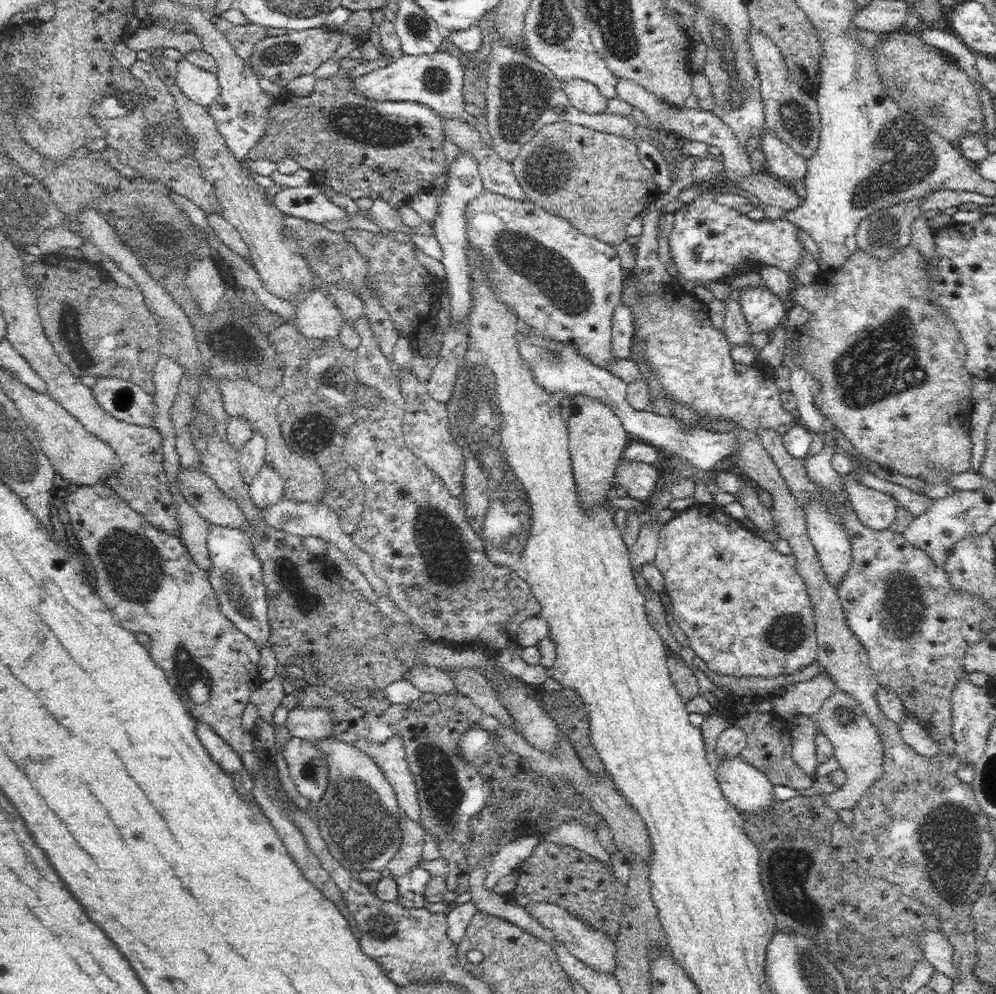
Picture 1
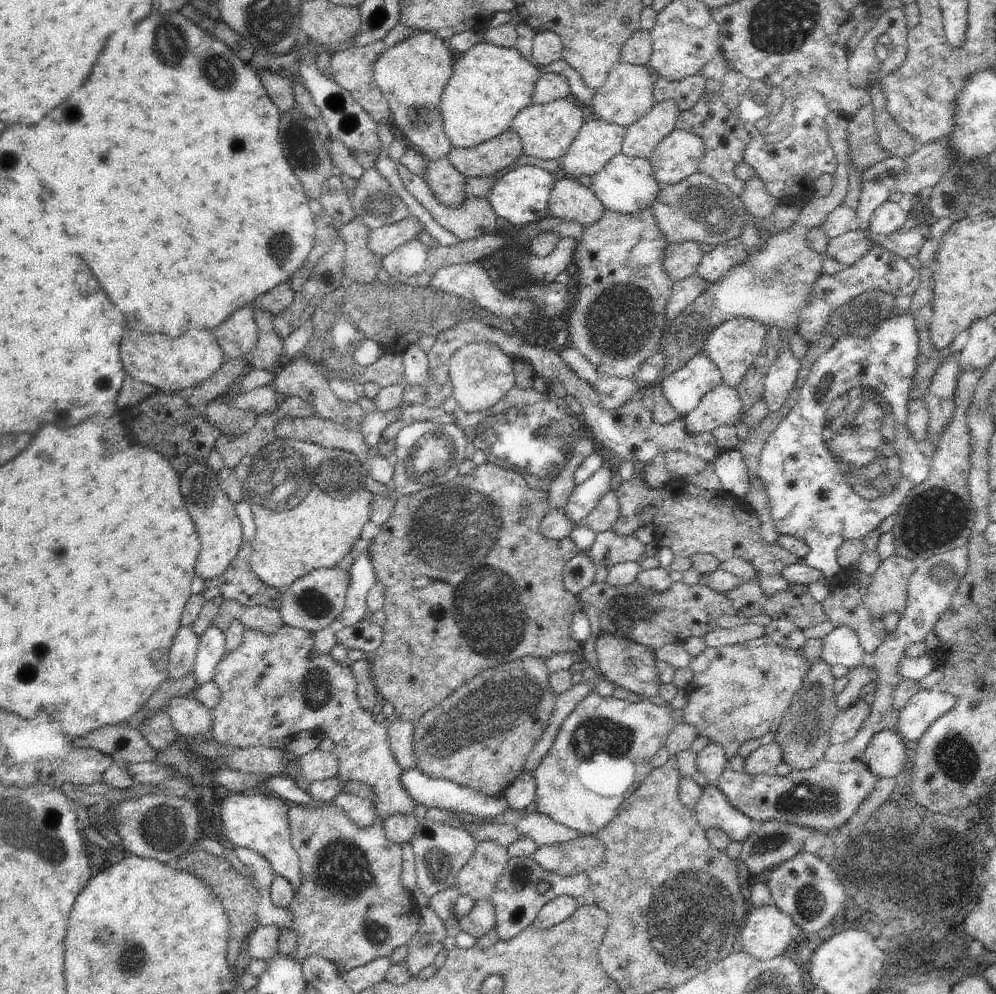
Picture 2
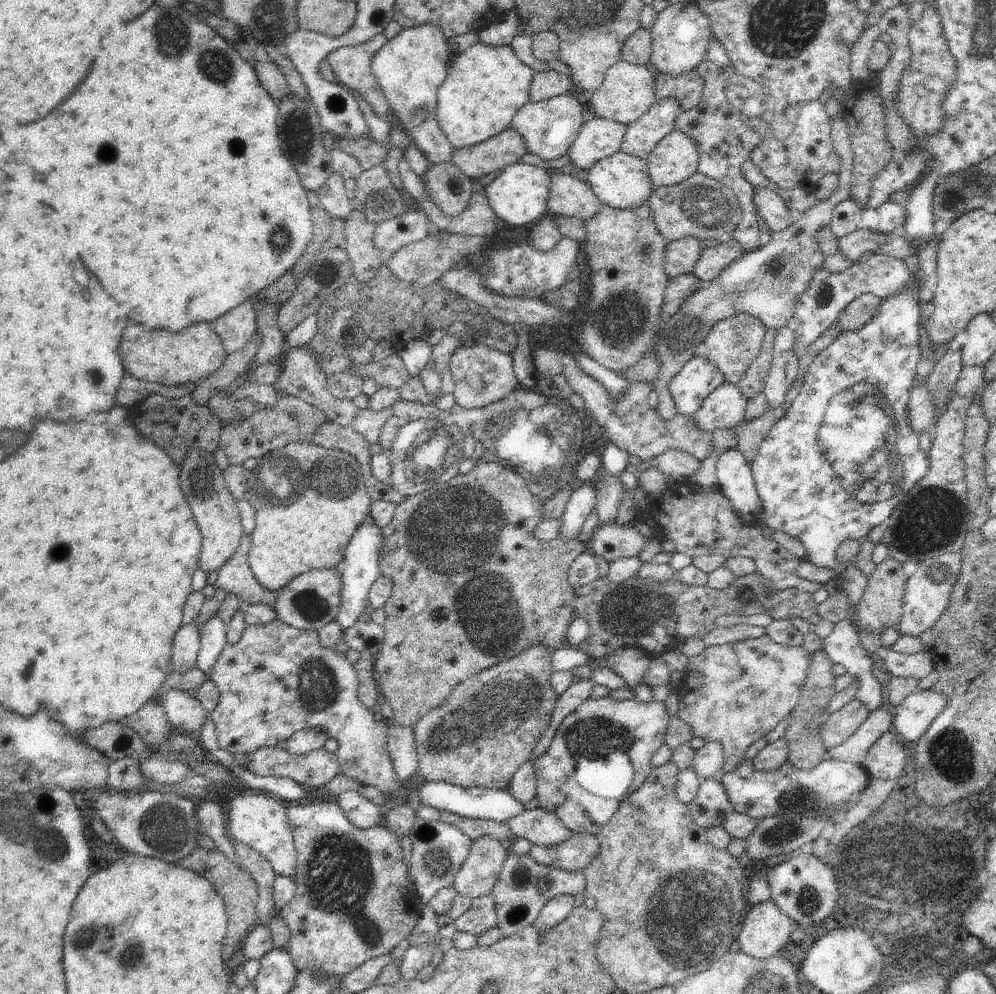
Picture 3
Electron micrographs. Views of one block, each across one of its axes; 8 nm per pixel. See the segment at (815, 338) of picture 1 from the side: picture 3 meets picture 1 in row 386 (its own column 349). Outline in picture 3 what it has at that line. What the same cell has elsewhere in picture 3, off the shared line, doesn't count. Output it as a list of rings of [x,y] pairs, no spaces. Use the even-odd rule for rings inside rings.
[[[308,798],[303,802],[298,802],[298,804],[289,806],[286,809],[286,812],[293,834],[293,843],[297,850],[297,876],[294,878],[297,887],[295,895],[284,908],[281,908],[280,914],[286,919],[291,932],[291,938],[288,942],[288,951],[291,954],[294,964],[300,971],[316,969],[333,973],[342,978],[345,974],[348,974],[363,962],[379,957],[380,955],[390,954],[402,940],[407,939],[411,935],[411,932],[421,915],[419,911],[420,900],[417,898],[415,891],[412,890],[410,880],[408,880],[408,870],[403,861],[401,840],[397,839],[382,823],[368,827],[367,829],[361,829],[354,826],[354,824],[346,818],[340,805],[332,800],[325,802],[314,798]]]

